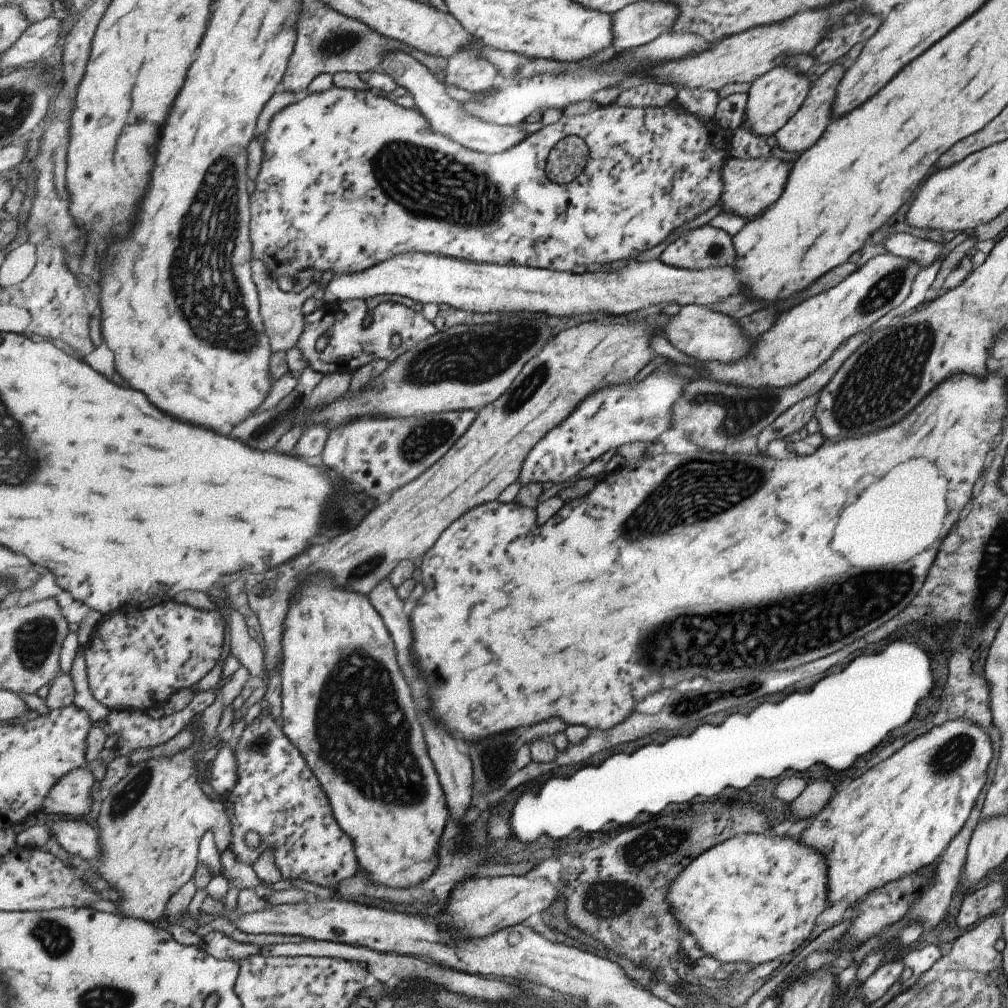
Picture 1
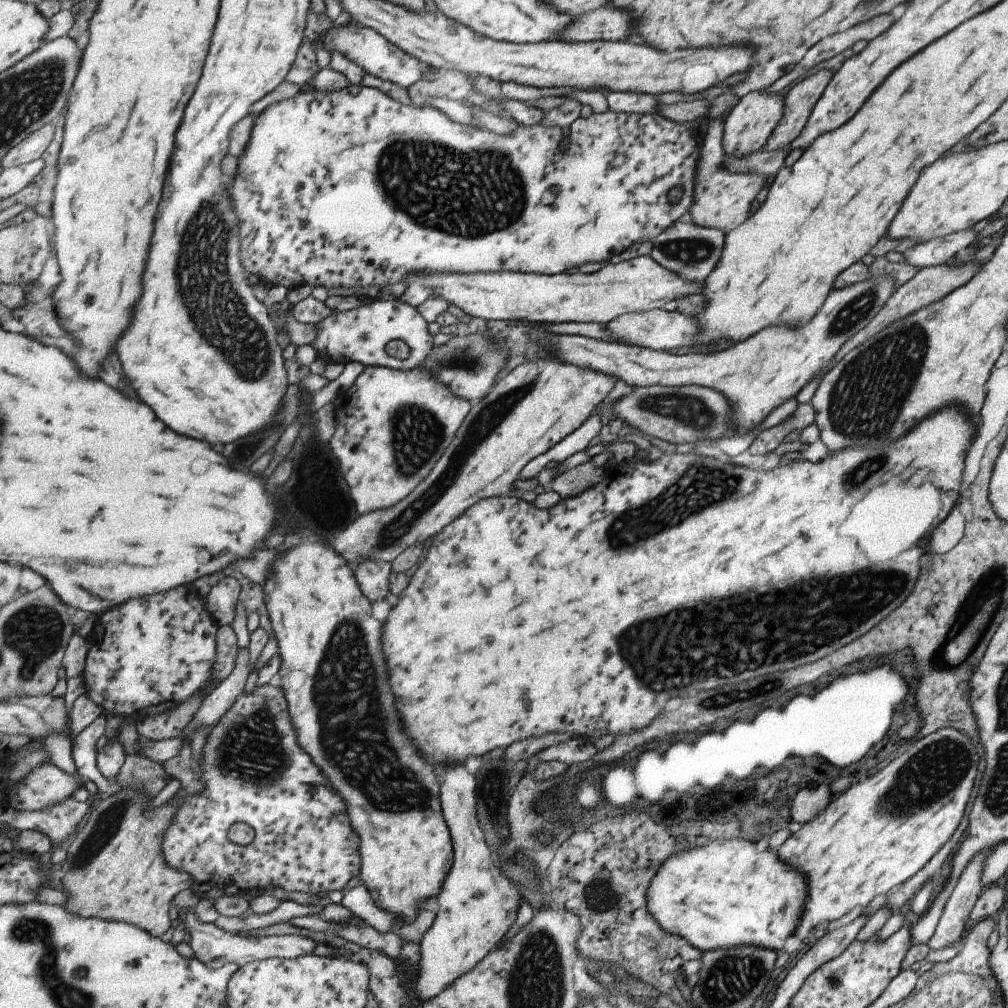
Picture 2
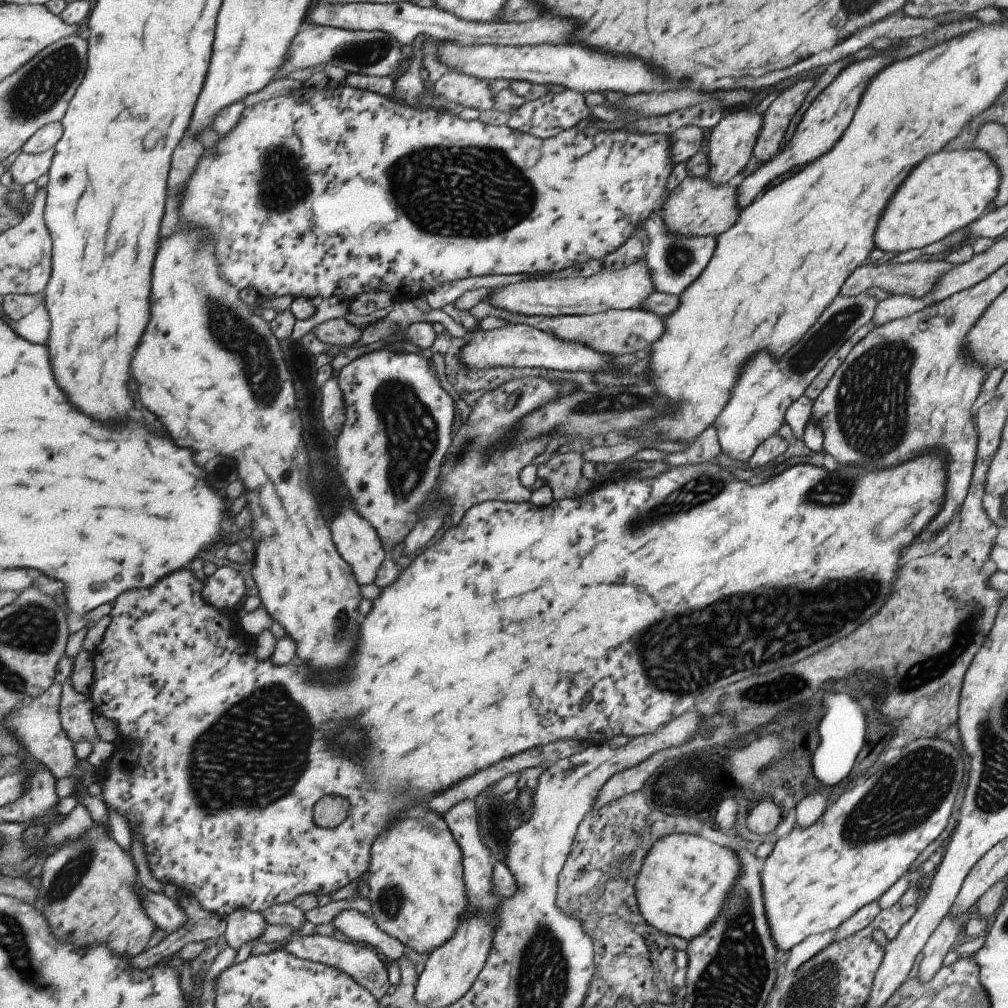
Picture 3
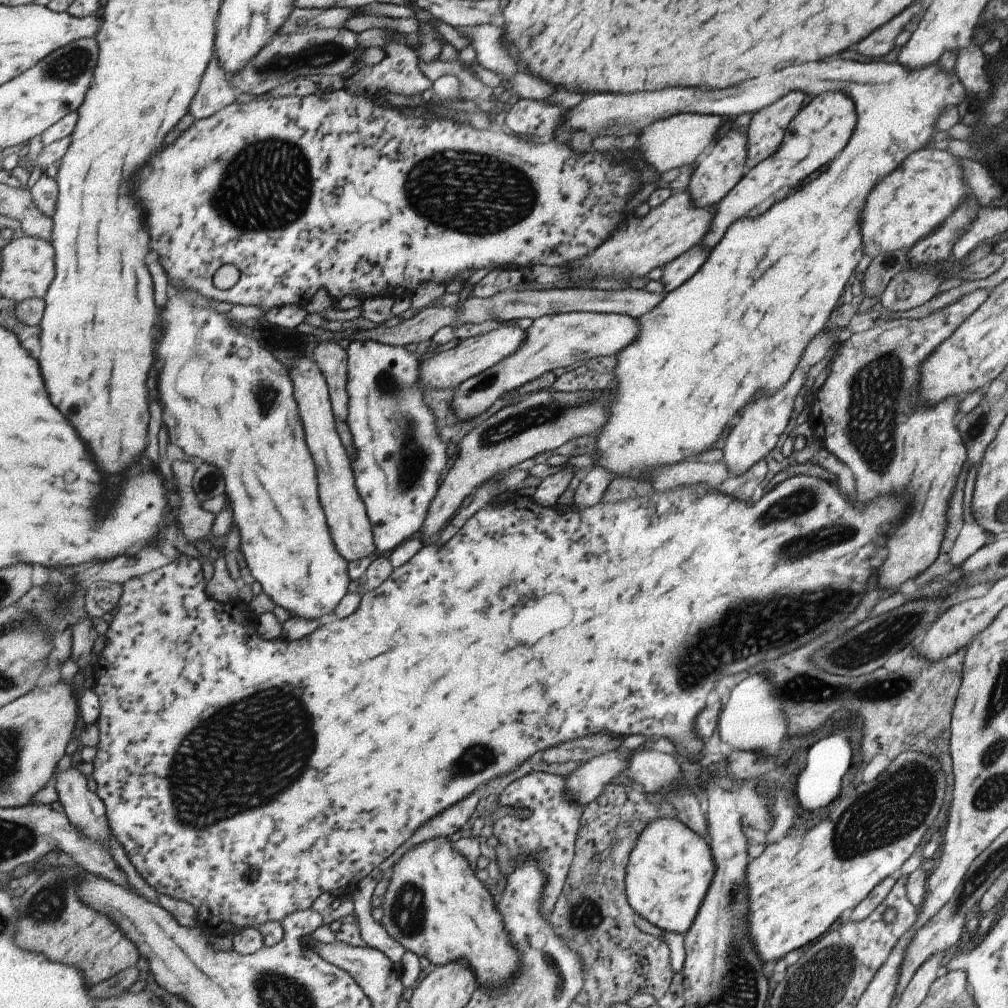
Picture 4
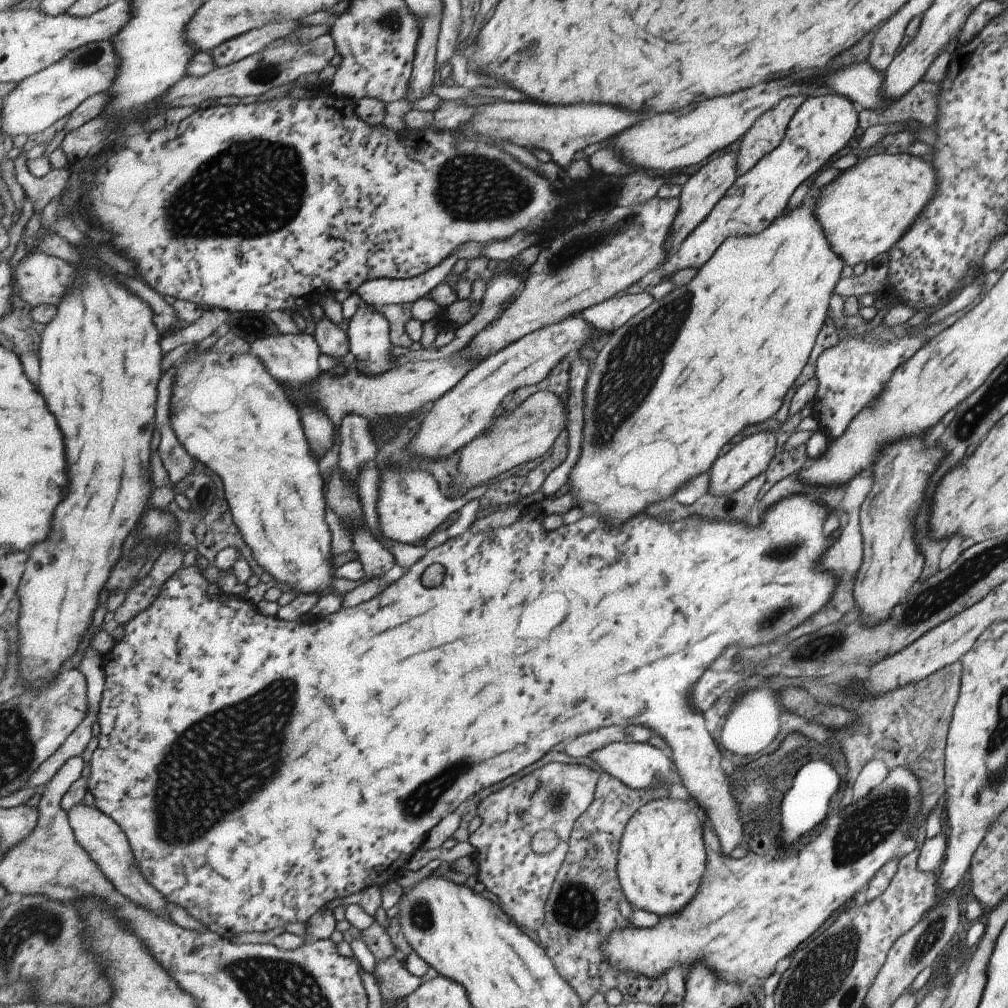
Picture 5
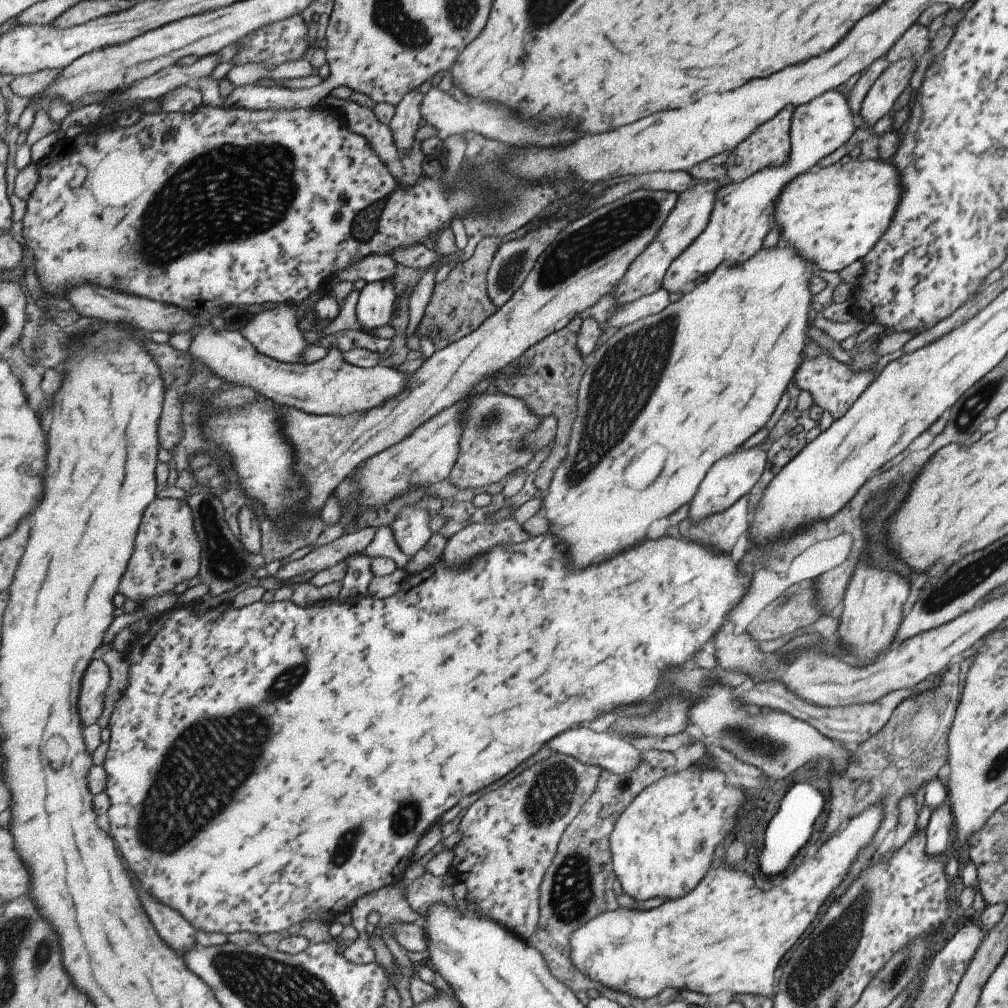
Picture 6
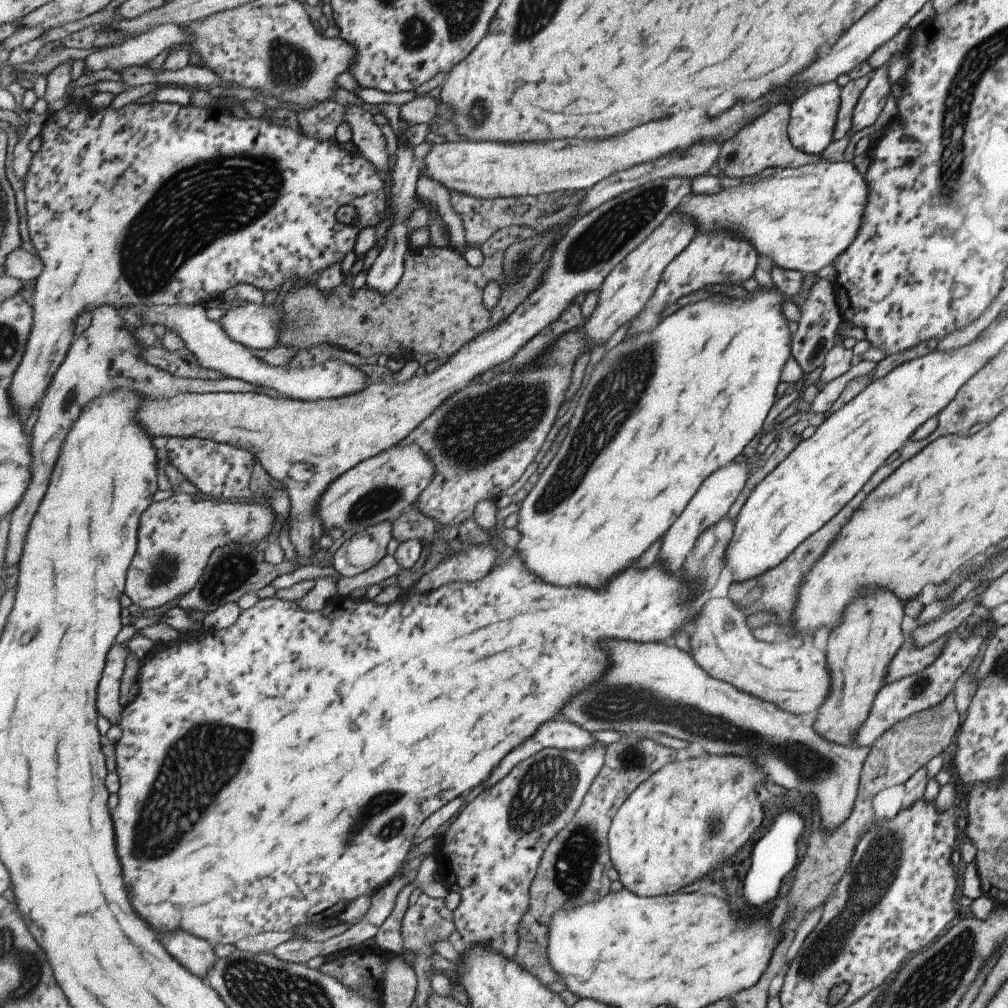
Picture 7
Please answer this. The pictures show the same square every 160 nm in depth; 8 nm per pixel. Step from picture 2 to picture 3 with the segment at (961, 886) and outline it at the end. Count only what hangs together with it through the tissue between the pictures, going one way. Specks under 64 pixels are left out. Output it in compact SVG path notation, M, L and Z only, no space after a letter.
M947 912L947 915L939 922L923 947L923 958L918 964L916 975L919 982L927 982L941 968L941 960L947 952L952 950L951 946L959 930L964 926L965 919L966 916L963 914L959 918L957 916L951 918Z

